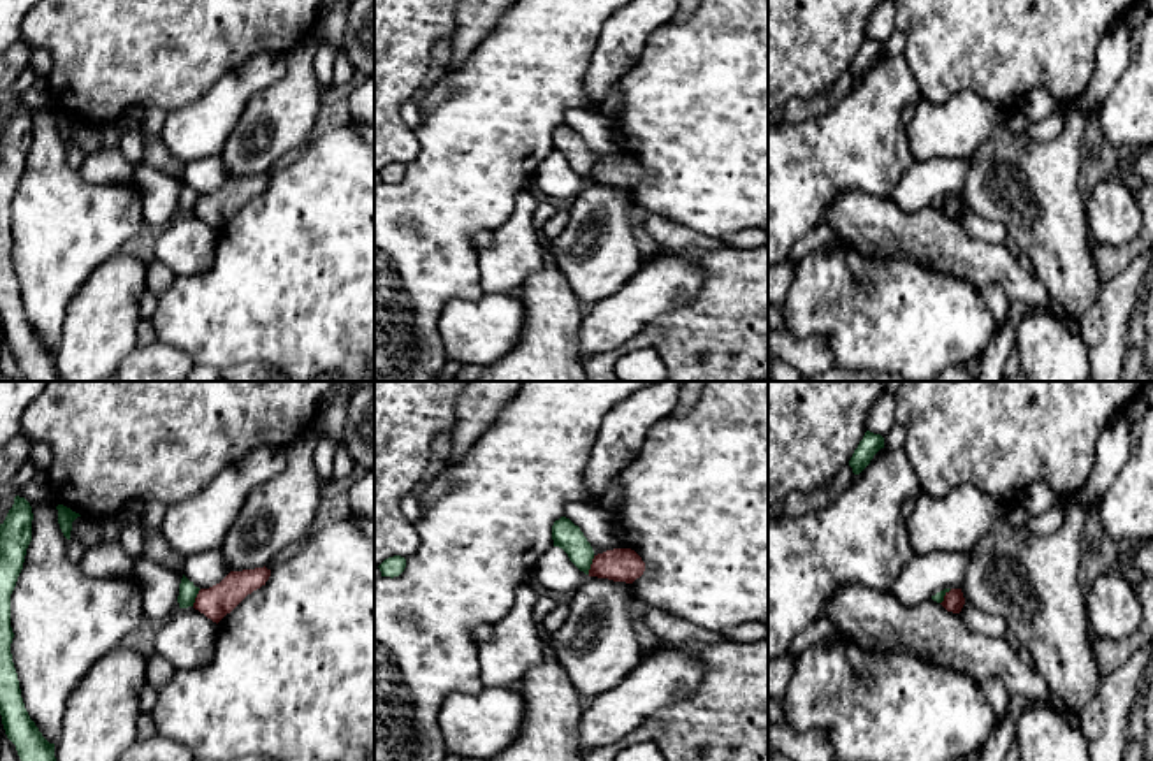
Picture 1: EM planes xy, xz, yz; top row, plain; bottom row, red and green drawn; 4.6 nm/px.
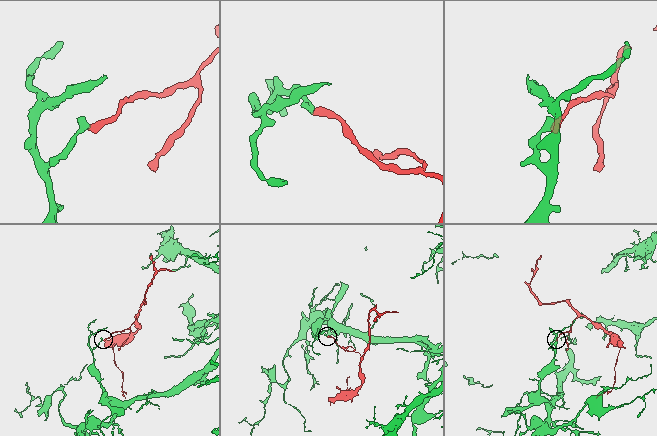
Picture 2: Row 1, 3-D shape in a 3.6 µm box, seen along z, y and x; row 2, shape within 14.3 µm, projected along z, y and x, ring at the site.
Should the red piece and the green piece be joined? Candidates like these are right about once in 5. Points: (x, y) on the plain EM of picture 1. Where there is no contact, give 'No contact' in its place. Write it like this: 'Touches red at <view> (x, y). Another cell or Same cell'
Touches red at xz (591, 171). Another cell

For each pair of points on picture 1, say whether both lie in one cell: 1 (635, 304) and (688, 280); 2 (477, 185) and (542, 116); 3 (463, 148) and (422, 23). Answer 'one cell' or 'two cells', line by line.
1: one cell
2: one cell
3: two cells

